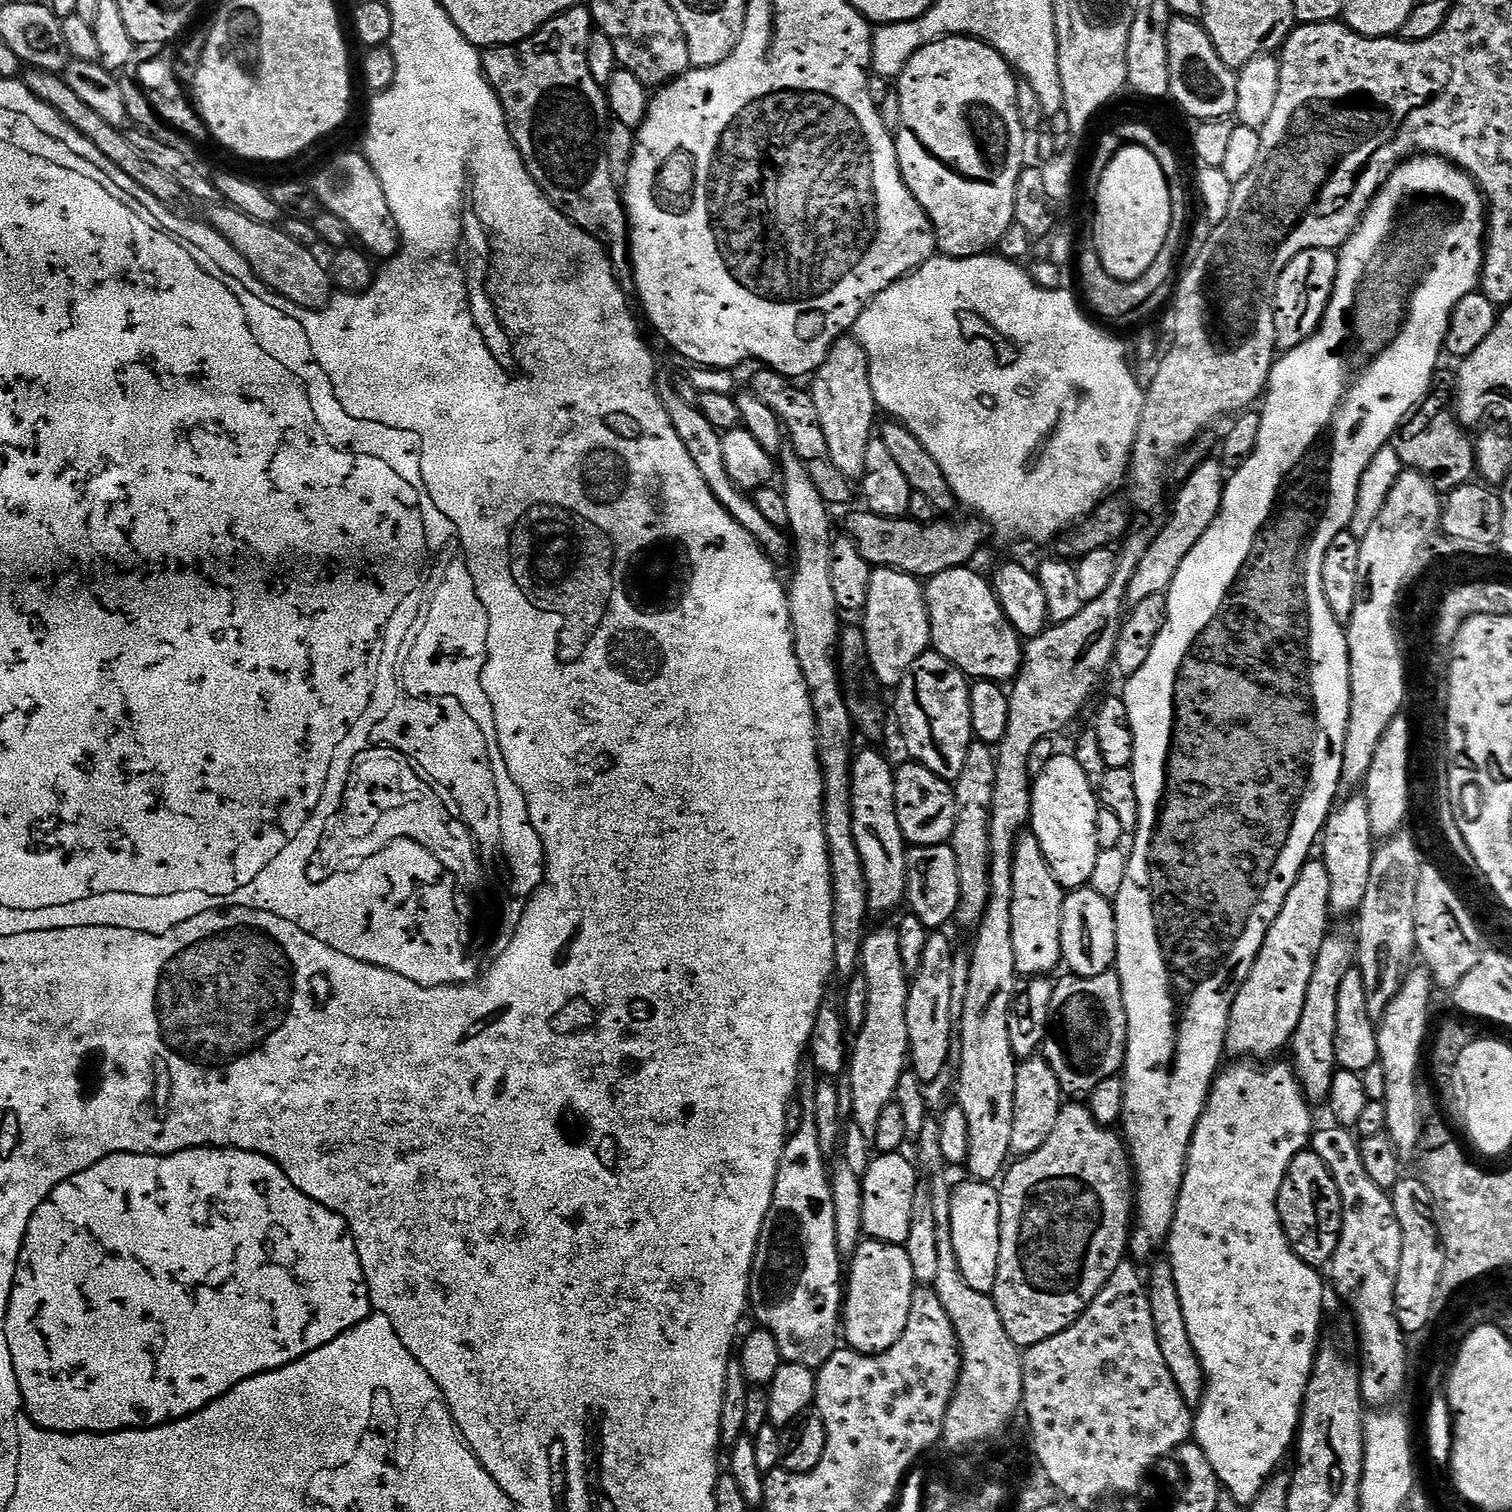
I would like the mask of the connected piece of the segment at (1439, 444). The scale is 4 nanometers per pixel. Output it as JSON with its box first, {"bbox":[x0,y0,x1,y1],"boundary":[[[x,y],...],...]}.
{"bbox":[1394,412,1477,494],"boundary":[[[1448,412],[1438,413],[1421,432],[1414,433],[1409,440],[1397,439],[1394,444],[1405,469],[1420,472],[1441,494],[1453,492],[1458,486],[1469,483],[1477,471],[1476,445],[1459,419]]]}

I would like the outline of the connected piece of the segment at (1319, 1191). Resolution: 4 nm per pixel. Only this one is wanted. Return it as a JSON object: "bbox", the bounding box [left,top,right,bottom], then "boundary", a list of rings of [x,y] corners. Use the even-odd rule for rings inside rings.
{"bbox":[1278,1150,1342,1270],"boundary":[[[1310,1150],[1299,1152],[1292,1159],[1286,1170],[1286,1178],[1282,1178],[1282,1186],[1278,1190],[1278,1218],[1282,1222],[1282,1230],[1298,1258],[1314,1269],[1320,1270],[1331,1265],[1334,1250],[1338,1250],[1338,1238],[1342,1234],[1342,1194],[1338,1194],[1338,1186],[1334,1186],[1334,1178],[1330,1178],[1330,1170],[1326,1170],[1326,1162],[1318,1158]]]}

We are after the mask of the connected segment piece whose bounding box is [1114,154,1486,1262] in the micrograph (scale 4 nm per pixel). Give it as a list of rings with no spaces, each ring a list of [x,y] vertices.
[[[1417,154],[1405,159],[1392,171],[1352,237],[1338,249],[1338,274],[1320,329],[1298,347],[1287,349],[1273,363],[1262,397],[1264,408],[1260,412],[1262,430],[1258,430],[1258,446],[1252,457],[1227,477],[1220,513],[1214,518],[1210,530],[1202,534],[1198,546],[1182,558],[1182,566],[1178,566],[1178,574],[1174,574],[1174,582],[1167,590],[1168,620],[1162,626],[1162,634],[1158,634],[1158,642],[1154,642],[1154,650],[1150,650],[1146,666],[1127,677],[1125,684],[1128,685],[1122,689],[1126,710],[1130,710],[1130,726],[1134,730],[1131,770],[1134,787],[1138,789],[1138,826],[1134,833],[1136,841],[1130,844],[1126,882],[1122,882],[1122,890],[1118,890],[1114,901],[1114,971],[1122,982],[1122,998],[1128,1019],[1128,1051],[1124,1053],[1122,1069],[1126,1090],[1122,1136],[1134,1173],[1134,1227],[1130,1233],[1130,1252],[1137,1261],[1151,1261],[1159,1248],[1161,1251],[1172,1230],[1176,1203],[1184,1181],[1184,1168],[1188,1164],[1188,1147],[1204,1112],[1208,1094],[1212,1091],[1212,1082],[1221,1071],[1220,1059],[1226,1056],[1224,1043],[1234,998],[1246,982],[1258,958],[1258,950],[1262,950],[1268,927],[1274,918],[1278,918],[1286,902],[1286,894],[1290,894],[1290,886],[1294,886],[1302,866],[1313,855],[1312,847],[1315,844],[1317,847],[1328,816],[1337,803],[1336,792],[1341,791],[1342,750],[1350,714],[1350,658],[1345,629],[1336,621],[1334,614],[1330,614],[1326,594],[1322,594],[1322,558],[1326,558],[1326,546],[1330,546],[1338,534],[1349,531],[1358,498],[1358,482],[1366,466],[1370,466],[1370,458],[1374,458],[1378,450],[1389,447],[1404,415],[1427,394],[1440,352],[1442,356],[1445,351],[1444,339],[1452,312],[1462,298],[1480,288],[1485,243],[1484,194],[1480,185],[1463,168],[1457,168],[1451,160],[1442,156]]]

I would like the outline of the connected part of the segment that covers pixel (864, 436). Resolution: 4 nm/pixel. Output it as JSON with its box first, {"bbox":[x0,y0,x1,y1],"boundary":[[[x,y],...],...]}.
{"bbox":[810,340,878,481],"boundary":[[[837,340],[835,346],[826,354],[822,366],[811,377],[810,383],[814,406],[818,406],[818,422],[822,422],[822,434],[826,434],[826,446],[830,450],[834,466],[838,466],[838,470],[842,470],[848,480],[863,481],[866,450],[874,439],[878,409],[874,390],[870,386],[868,355],[859,340]]]}

